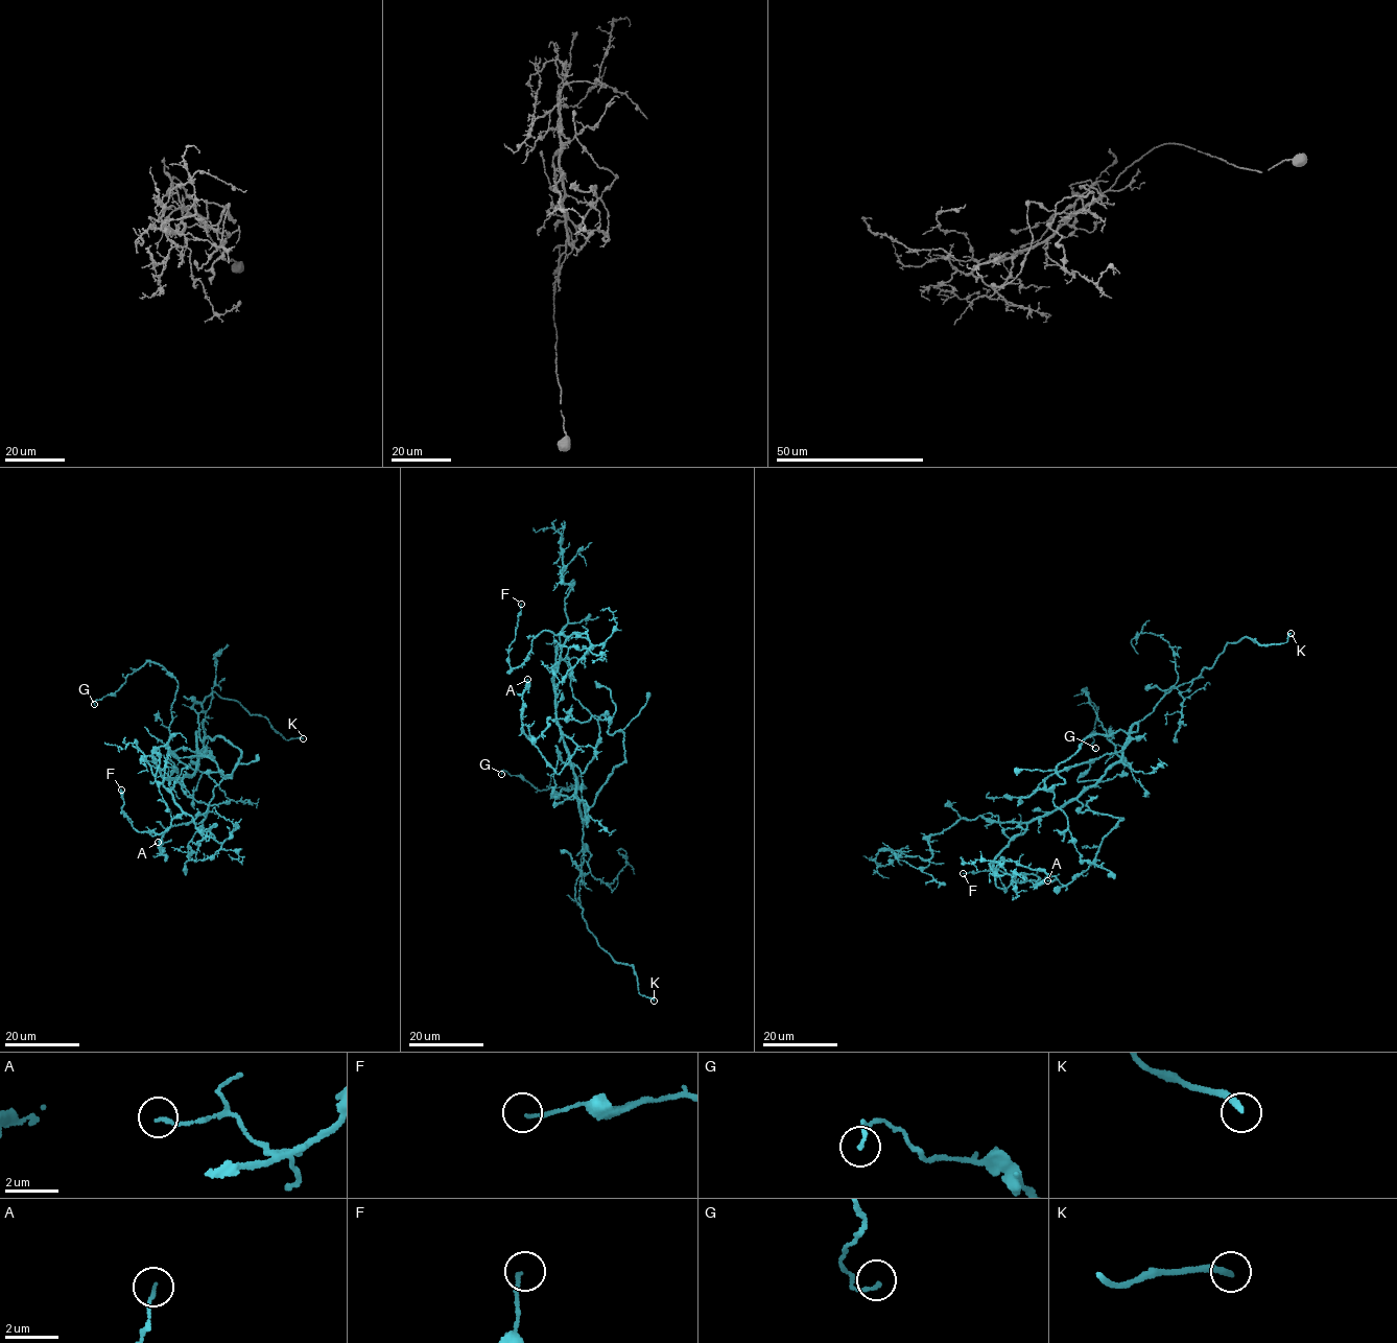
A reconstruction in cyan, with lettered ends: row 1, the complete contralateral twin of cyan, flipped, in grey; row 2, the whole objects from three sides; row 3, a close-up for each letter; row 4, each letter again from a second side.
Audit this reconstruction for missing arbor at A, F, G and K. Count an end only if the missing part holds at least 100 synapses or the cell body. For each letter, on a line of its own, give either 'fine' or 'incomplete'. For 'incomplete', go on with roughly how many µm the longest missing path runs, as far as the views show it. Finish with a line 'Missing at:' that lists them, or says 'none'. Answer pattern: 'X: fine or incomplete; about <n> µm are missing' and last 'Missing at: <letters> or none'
A: fine
F: fine
G: fine
K: incomplete; about 20 µm are missing
Missing at: K

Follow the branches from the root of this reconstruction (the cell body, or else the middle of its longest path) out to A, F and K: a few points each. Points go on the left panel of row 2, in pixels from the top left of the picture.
A: (197, 748), (195, 771), (181, 783), (207, 805), (207, 817), (170, 827), (160, 853), (158, 842)
F: (197, 748), (194, 773), (163, 781), (183, 813), (165, 831), (138, 832), (121, 809), (121, 790)
K: (197, 748), (198, 713), (191, 708), (198, 702), (203, 706), (214, 692), (263, 716), (286, 739), (303, 738)

